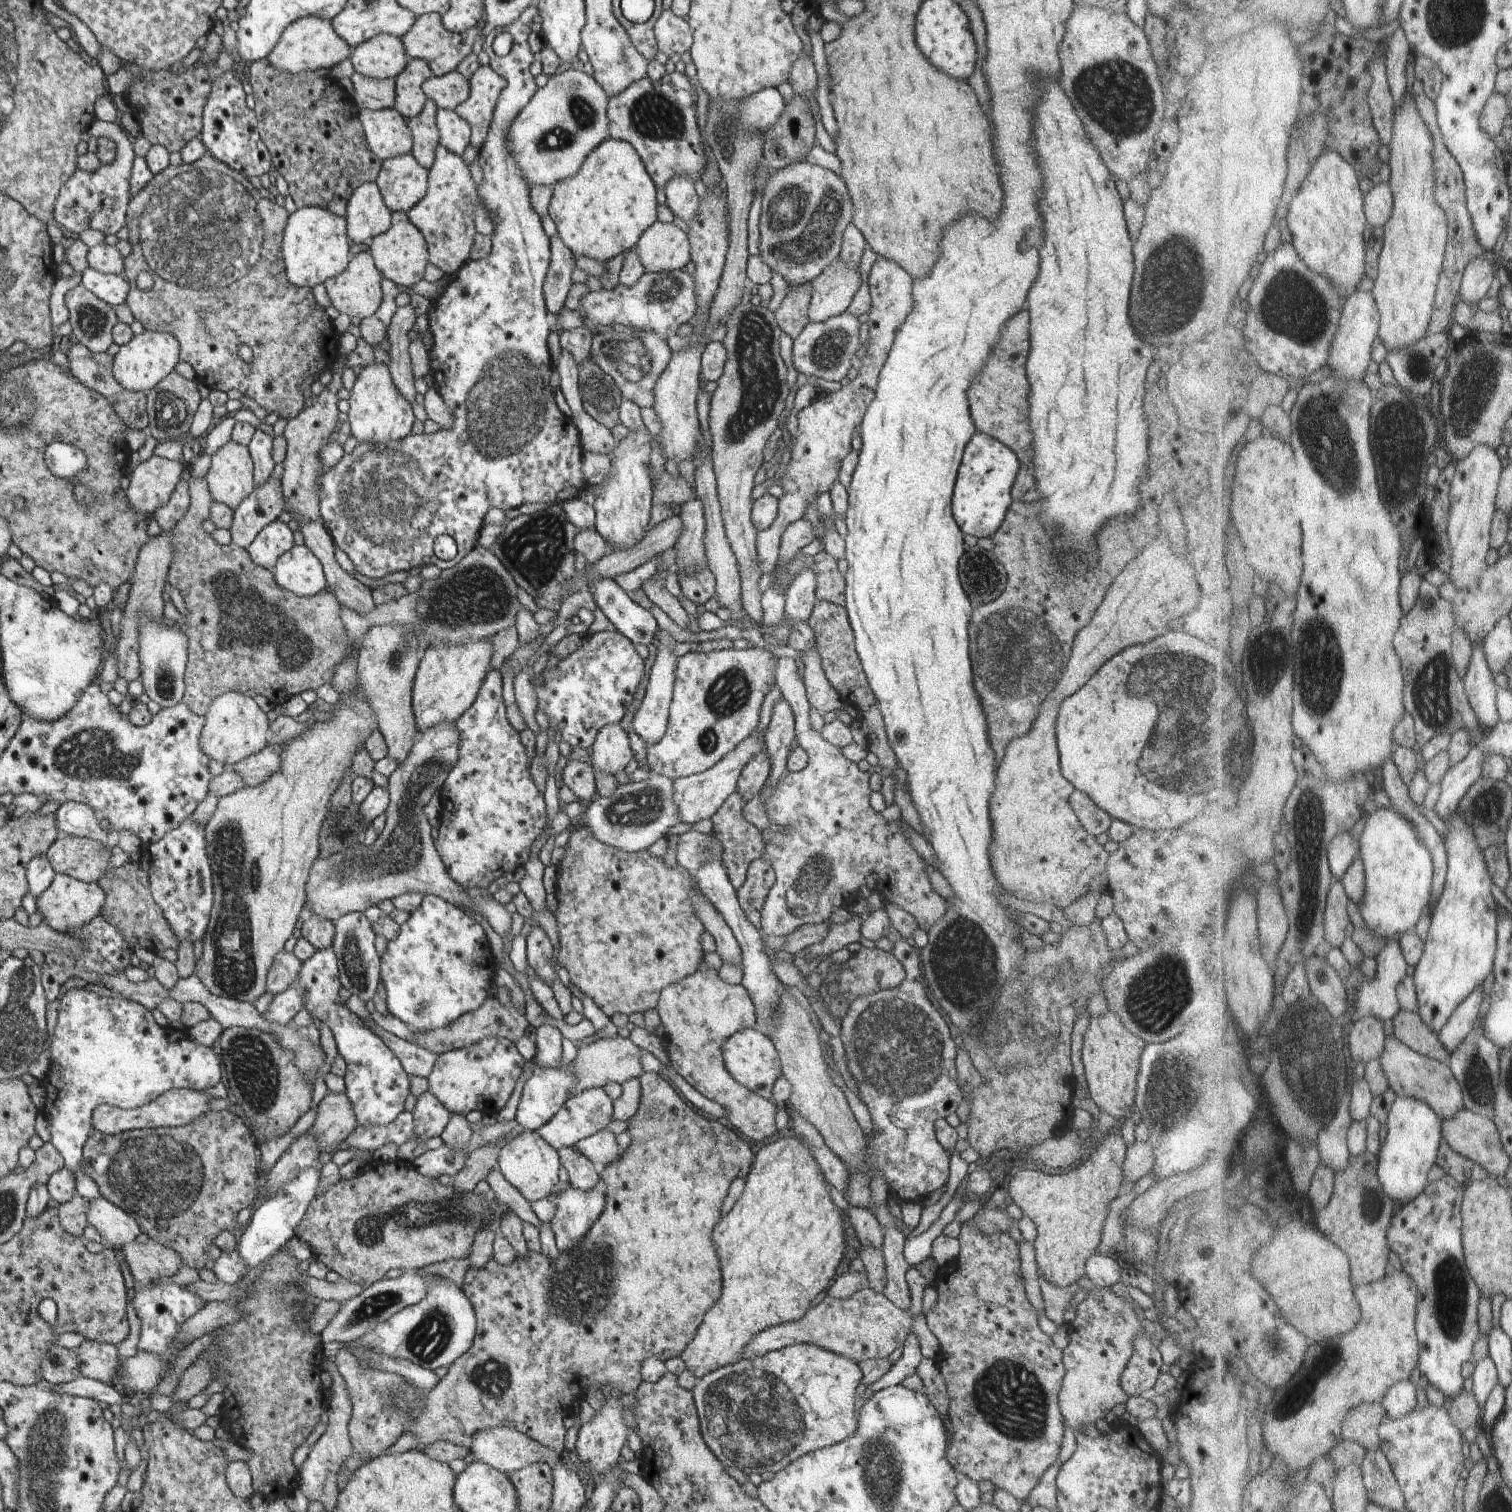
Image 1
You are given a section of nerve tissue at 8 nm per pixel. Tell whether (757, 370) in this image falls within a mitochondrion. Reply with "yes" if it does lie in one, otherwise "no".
yes

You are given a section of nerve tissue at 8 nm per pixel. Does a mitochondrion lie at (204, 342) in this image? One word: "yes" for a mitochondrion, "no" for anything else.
no

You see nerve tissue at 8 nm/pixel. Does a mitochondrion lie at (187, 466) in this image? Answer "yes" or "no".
no

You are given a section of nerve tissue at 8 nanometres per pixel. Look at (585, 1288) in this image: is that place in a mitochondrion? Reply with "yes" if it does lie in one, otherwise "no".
yes

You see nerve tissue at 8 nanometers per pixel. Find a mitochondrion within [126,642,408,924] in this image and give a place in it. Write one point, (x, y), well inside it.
(168, 678)

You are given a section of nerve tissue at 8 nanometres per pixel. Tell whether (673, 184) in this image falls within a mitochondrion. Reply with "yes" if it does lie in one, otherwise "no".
no

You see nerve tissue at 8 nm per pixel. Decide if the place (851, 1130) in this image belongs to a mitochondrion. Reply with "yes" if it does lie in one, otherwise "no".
no

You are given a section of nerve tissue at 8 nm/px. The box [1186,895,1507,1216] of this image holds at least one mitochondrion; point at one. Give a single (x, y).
(1317, 1074)

